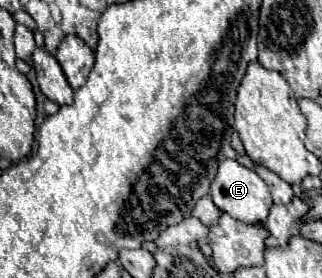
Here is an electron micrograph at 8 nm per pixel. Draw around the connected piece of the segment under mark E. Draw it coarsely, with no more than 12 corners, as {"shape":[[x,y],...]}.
{"shape":[[236,159],[210,185],[214,205],[242,223],[266,221],[268,185]]}

